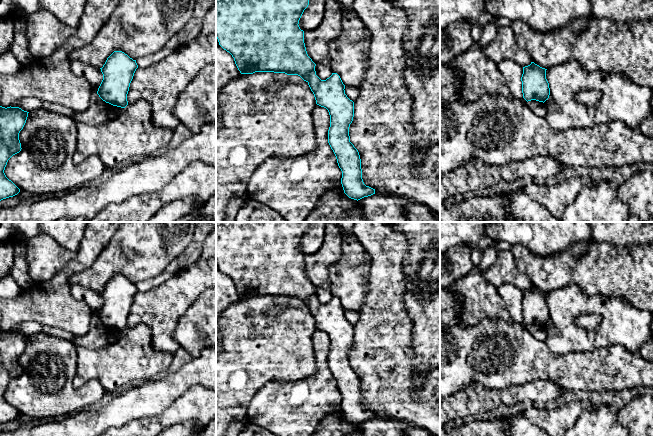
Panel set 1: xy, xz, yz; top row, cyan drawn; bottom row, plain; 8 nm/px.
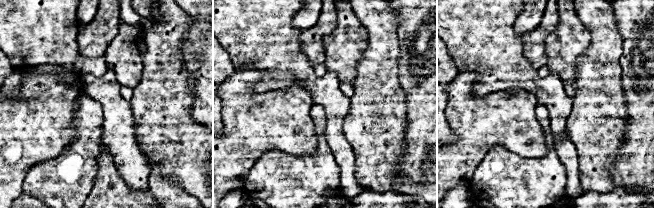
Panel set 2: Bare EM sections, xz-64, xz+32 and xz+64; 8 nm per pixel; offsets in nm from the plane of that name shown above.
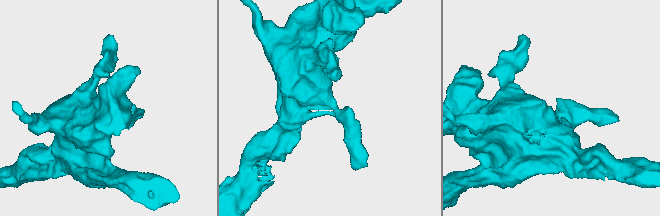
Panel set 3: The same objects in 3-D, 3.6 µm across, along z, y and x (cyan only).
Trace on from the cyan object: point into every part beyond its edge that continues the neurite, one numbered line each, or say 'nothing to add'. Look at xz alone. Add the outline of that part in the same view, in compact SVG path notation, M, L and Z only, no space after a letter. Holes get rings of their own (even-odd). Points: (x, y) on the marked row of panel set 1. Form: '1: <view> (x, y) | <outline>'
nothing to add

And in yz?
nothing to add

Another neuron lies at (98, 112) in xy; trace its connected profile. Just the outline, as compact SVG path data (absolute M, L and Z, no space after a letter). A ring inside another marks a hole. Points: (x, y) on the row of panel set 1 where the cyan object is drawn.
M74 59L70 61L70 70L75 75L87 80L92 87L92 99L89 107L85 111L71 116L75 122L101 125L111 121L110 113L115 110L115 106L106 103L97 94L103 80L101 69Z

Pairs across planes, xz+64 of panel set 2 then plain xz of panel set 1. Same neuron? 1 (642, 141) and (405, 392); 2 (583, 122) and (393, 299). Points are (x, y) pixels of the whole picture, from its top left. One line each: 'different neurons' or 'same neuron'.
1: different neurons
2: same neuron

